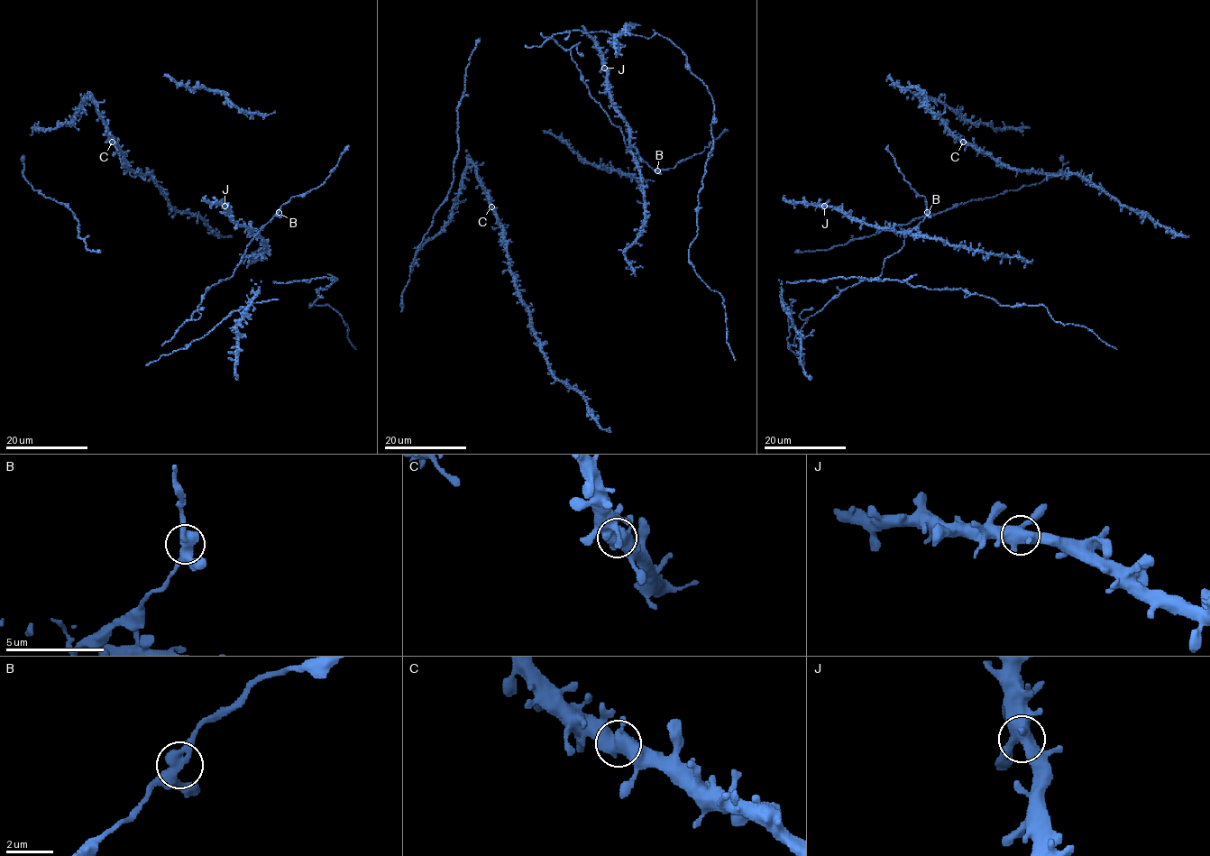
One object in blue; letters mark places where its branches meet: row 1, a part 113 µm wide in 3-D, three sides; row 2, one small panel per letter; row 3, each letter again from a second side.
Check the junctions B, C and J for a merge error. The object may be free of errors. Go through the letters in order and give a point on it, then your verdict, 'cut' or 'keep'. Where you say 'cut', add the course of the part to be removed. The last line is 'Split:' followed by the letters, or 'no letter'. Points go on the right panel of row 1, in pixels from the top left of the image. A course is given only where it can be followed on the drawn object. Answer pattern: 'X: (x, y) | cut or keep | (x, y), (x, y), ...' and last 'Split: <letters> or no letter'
B: (927, 212) | keep
C: (963, 142) | keep
J: (824, 206) | keep
Split: no letter

